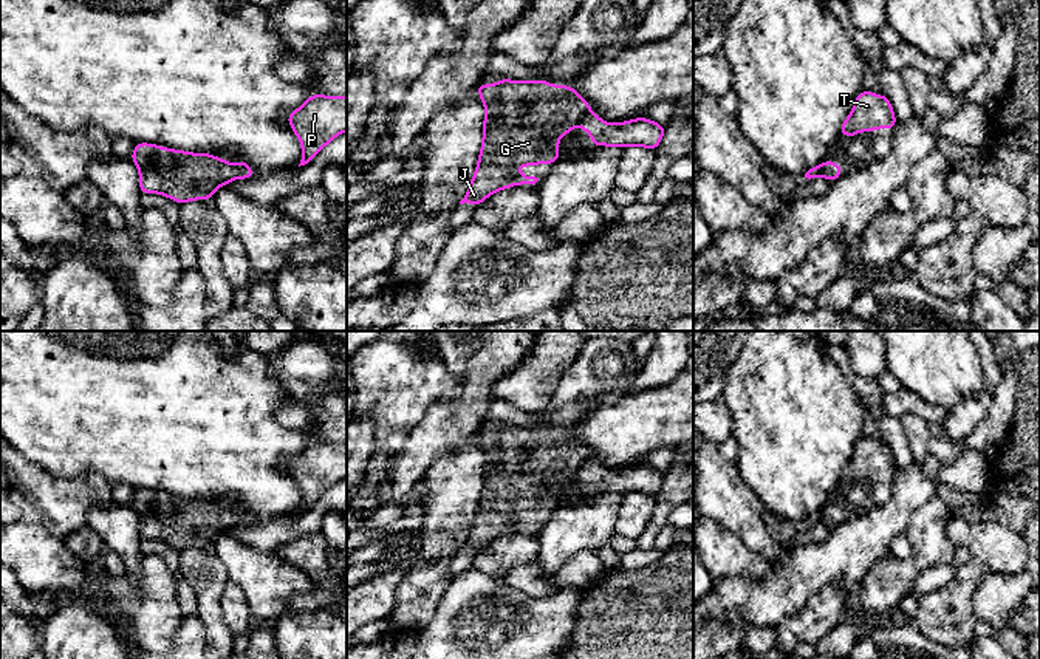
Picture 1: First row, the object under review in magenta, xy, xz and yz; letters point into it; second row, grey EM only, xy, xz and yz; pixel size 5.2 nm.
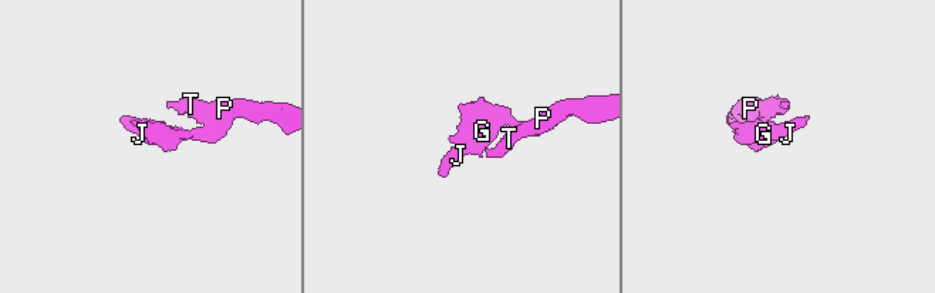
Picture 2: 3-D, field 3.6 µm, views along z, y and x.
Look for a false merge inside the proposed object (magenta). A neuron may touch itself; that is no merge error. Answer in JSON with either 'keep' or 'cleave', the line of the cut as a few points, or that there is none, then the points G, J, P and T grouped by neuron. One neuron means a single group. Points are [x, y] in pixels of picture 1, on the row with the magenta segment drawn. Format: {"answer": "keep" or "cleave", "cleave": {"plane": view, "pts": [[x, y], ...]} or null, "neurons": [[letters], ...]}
{"answer": "cleave", "cleave": {"plane": "xz", "pts": [[590, 110], [578, 122]]}, "neurons": [["G", "J"], ["P", "T"]]}

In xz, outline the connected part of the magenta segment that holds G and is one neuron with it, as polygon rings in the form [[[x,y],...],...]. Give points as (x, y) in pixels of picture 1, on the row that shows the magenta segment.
[[[501,79],[475,88],[484,104],[483,142],[478,164],[466,196],[460,204],[481,204],[488,195],[511,186],[535,184],[539,178],[523,176],[518,166],[554,164],[559,159],[559,138],[566,135],[591,111],[574,87],[551,85],[543,79],[523,82]]]

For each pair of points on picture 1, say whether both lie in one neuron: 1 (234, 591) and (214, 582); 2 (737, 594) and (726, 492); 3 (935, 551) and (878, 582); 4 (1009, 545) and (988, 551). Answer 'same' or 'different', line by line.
1: different
2: different
3: same
4: same

